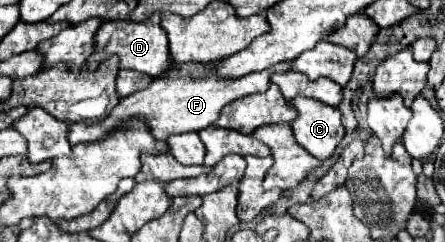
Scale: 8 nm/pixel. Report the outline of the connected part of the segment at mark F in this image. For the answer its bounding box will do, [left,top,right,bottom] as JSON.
[67,62,291,146]

